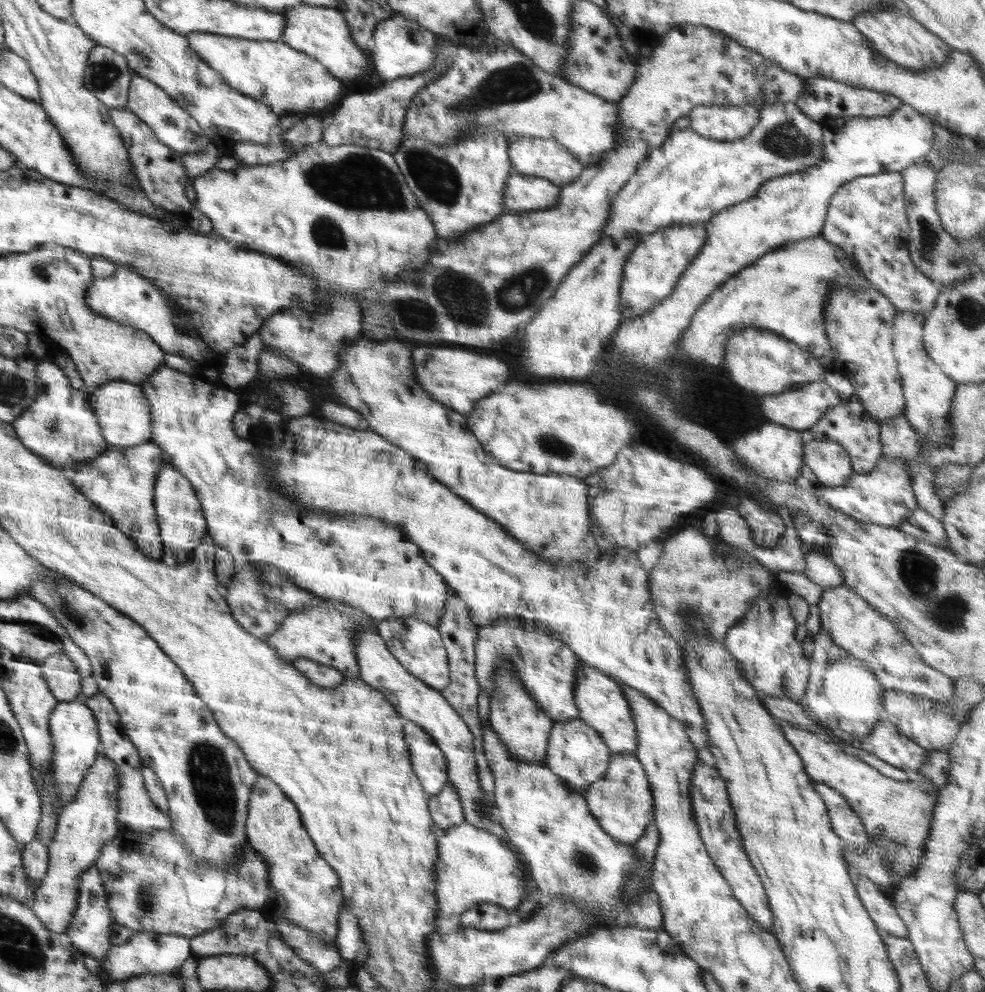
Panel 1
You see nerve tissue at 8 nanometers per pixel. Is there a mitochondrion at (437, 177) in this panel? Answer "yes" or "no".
yes

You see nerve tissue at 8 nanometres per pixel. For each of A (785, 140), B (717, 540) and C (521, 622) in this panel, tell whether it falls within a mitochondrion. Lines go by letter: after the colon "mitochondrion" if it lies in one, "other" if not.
A: mitochondrion
B: other
C: other

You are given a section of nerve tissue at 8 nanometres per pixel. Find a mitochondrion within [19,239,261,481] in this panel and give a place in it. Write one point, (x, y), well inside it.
(41, 272)

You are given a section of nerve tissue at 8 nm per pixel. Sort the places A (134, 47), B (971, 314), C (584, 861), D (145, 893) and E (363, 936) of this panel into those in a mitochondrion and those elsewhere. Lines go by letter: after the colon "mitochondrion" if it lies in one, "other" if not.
A: mitochondrion
B: mitochondrion
C: mitochondrion
D: mitochondrion
E: other

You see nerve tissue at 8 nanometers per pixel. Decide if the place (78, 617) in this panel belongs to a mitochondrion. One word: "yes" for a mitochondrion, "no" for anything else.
yes

